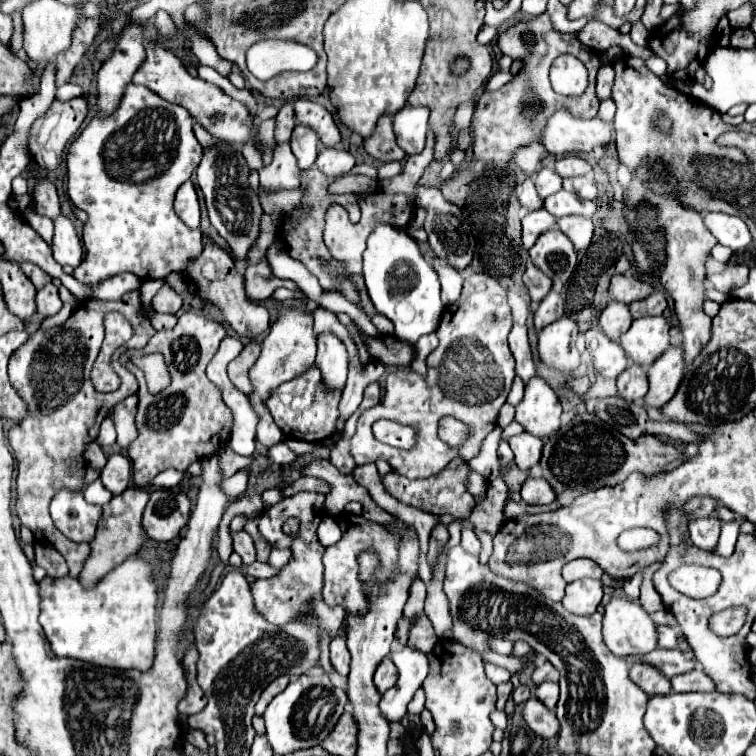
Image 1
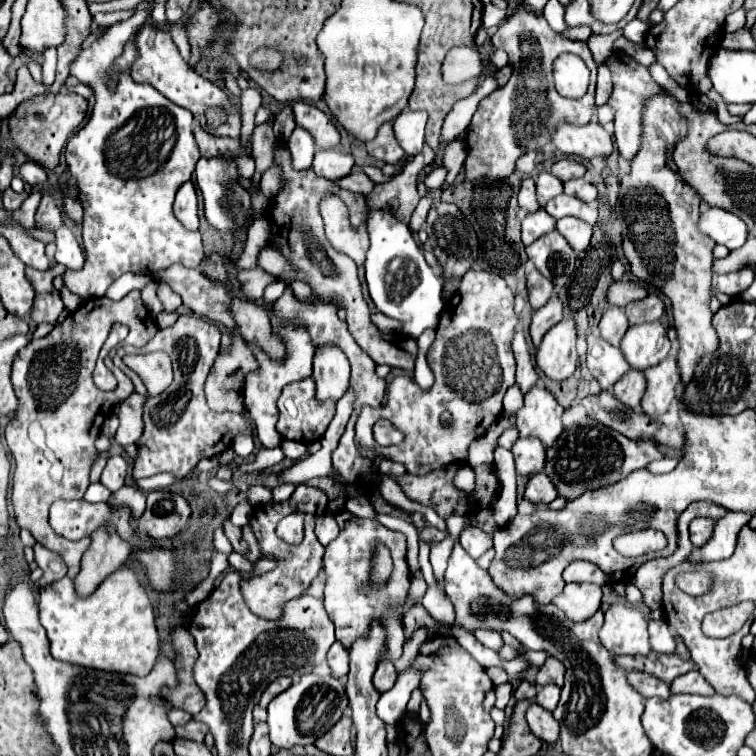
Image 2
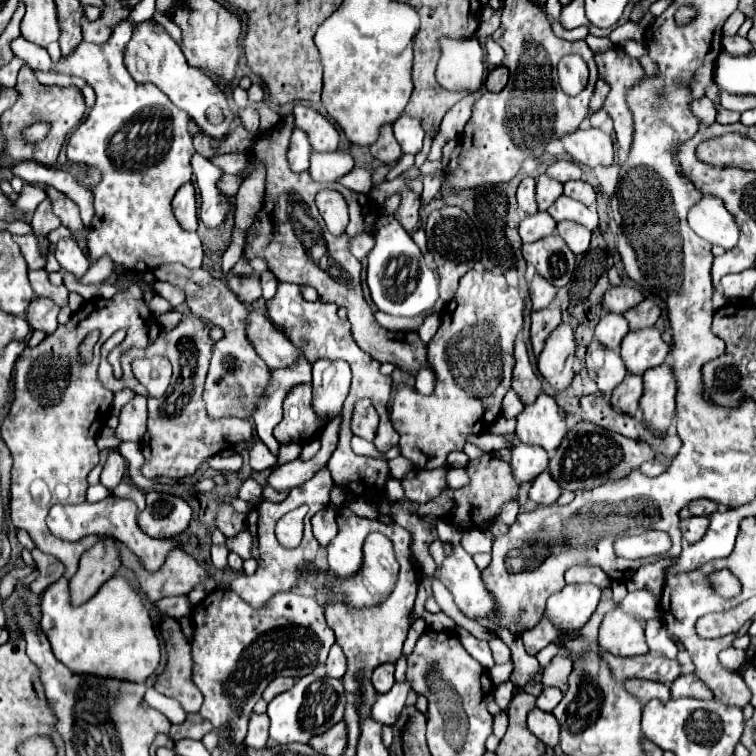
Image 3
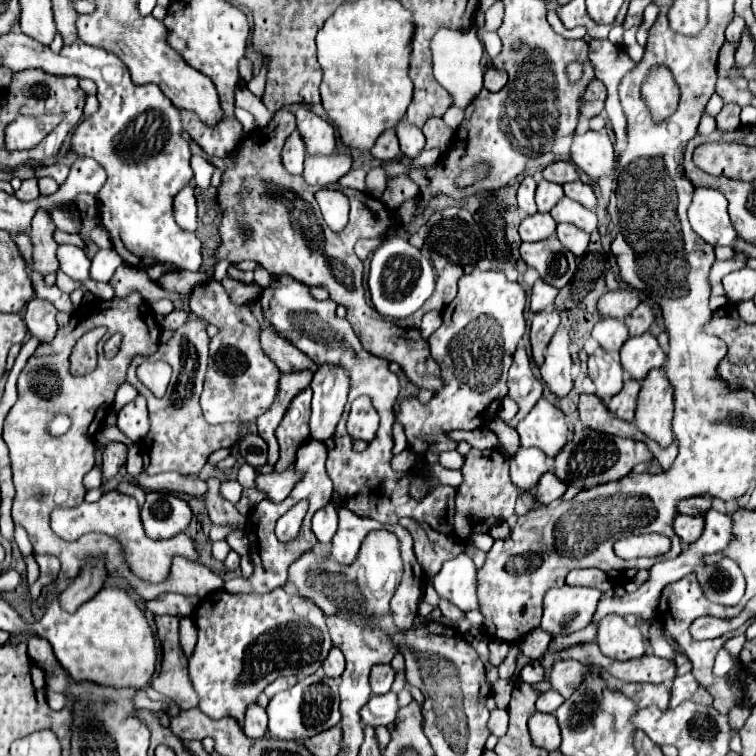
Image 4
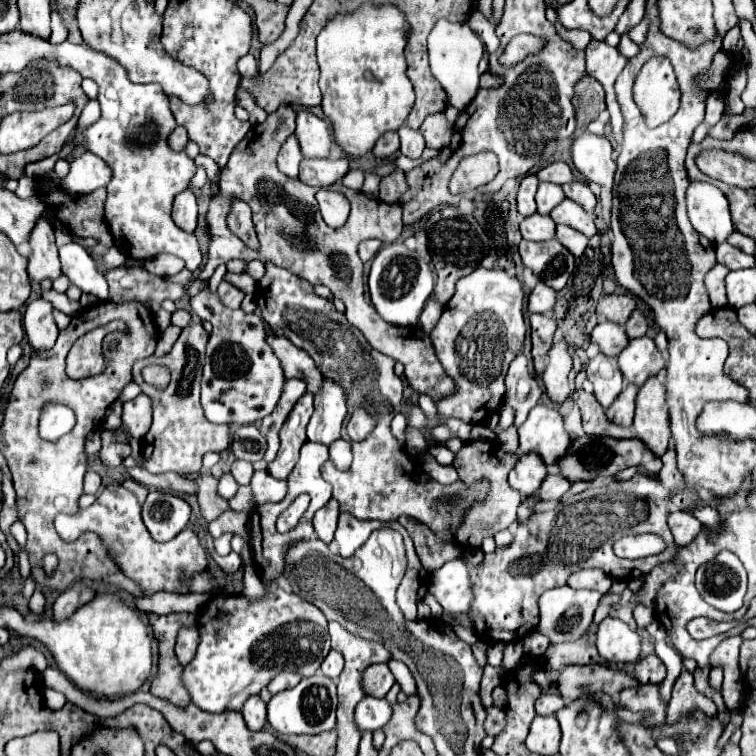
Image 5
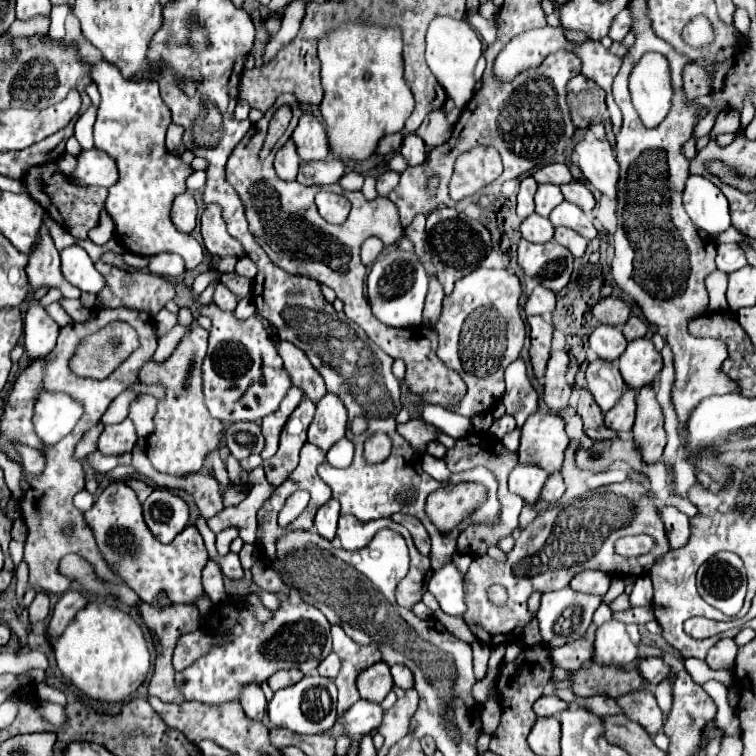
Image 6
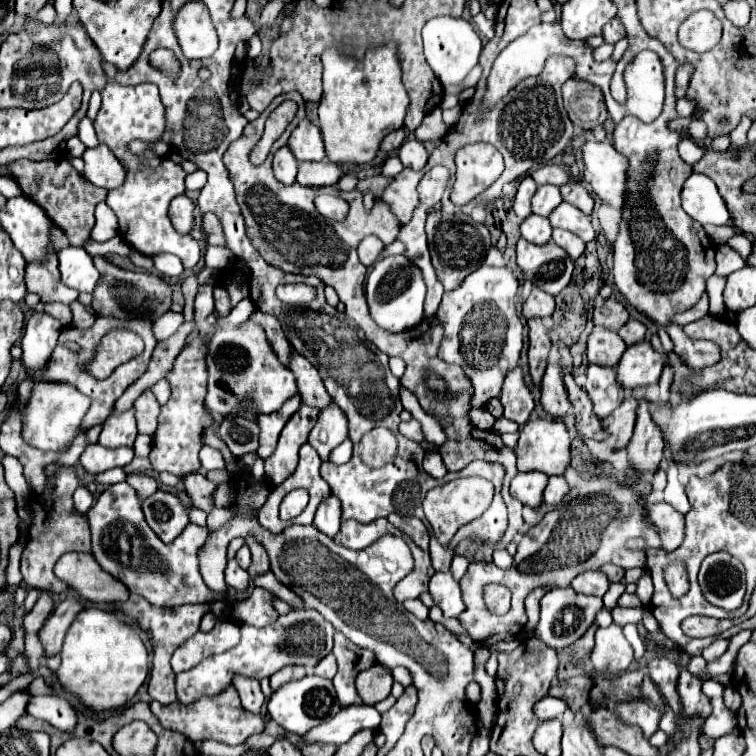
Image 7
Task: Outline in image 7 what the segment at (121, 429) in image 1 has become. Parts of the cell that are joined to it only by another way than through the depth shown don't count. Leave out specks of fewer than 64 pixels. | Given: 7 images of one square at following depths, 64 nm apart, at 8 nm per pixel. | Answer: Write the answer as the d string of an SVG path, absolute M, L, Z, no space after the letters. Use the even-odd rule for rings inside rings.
M144 390L140 398L134 402L136 408L136 420L138 420L138 432L140 434L154 434L158 426L158 414L160 414L160 404L152 390Z

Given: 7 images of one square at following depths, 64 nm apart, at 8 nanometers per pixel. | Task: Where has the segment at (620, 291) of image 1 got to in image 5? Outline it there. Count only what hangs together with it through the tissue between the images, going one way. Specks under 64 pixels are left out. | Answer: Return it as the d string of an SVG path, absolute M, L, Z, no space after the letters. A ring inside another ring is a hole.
M608 294L608 296L602 296L598 300L598 306L596 306L596 314L602 314L606 320L610 322L616 322L616 324L624 324L630 314L634 312L636 308L636 302L630 294Z

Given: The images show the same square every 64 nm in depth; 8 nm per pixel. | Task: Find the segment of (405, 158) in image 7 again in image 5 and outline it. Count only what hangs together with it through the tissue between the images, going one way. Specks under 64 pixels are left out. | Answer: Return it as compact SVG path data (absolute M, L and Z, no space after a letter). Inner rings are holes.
M406 124L398 130L398 134L400 134L400 142L402 142L400 152L402 152L404 156L412 158L412 160L420 158L420 156L422 156L422 150L426 148L426 146L424 146L424 138L422 138L422 134L420 134L418 130L408 128Z

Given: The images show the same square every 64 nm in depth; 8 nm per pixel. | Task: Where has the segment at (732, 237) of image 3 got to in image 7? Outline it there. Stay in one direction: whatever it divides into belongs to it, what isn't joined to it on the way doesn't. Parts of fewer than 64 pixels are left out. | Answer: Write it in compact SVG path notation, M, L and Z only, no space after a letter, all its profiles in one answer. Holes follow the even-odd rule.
M692 172L684 182L682 208L702 226L704 224L722 226L730 218L716 184L708 176L702 176L698 172Z

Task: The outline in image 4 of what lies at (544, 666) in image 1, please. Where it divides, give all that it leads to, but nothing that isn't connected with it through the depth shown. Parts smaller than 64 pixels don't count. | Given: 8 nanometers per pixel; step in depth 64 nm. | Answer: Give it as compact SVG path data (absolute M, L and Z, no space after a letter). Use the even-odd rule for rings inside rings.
M562 660L554 664L550 672L550 684L556 692L562 694L562 698L570 698L572 692L584 682L588 676L588 666L576 662L576 660Z

